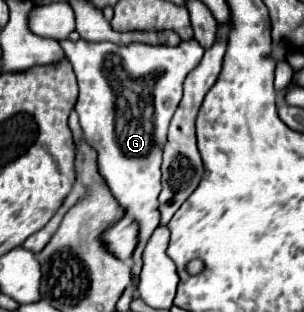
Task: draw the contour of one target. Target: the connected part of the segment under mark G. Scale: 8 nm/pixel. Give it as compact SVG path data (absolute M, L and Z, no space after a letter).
M195 39L181 41L177 47L155 47L131 43L127 47L115 43L61 41L79 83L77 113L87 143L97 153L97 167L111 195L139 225L139 243L133 251L133 285L139 285L141 253L159 227L159 191L161 191L161 159L167 139L169 121L183 97L183 81L193 71L203 49Z

